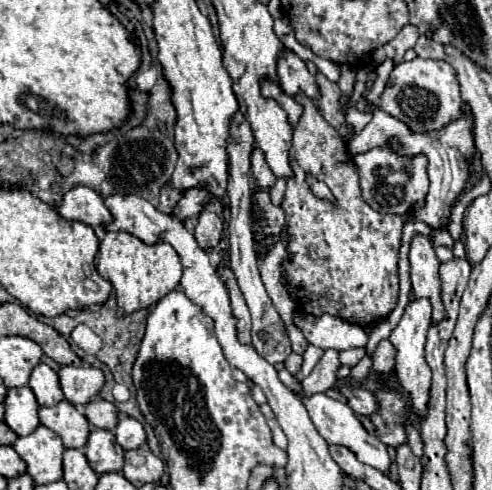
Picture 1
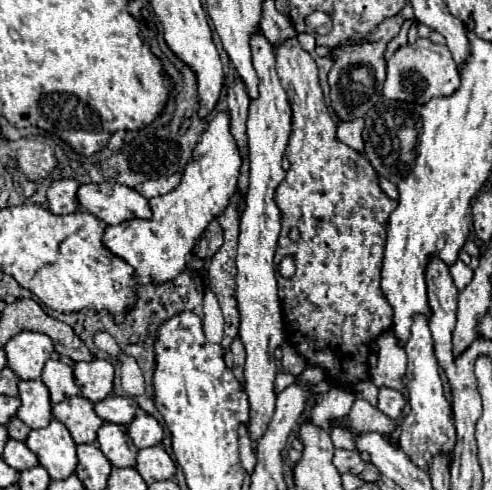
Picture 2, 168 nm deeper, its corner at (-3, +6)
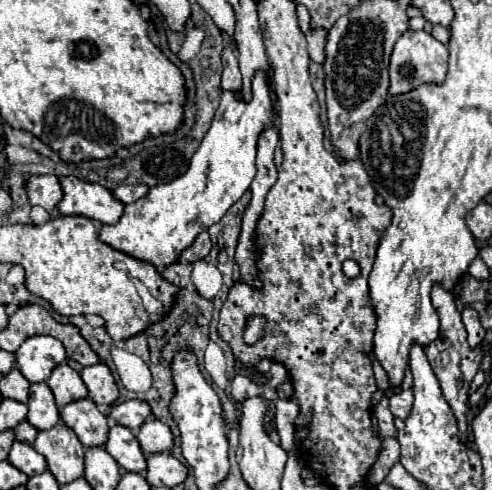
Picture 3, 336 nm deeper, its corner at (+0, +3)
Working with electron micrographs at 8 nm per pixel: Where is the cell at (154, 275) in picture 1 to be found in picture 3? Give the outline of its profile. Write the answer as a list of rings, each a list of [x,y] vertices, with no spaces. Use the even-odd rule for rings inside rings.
[[[257,71],[251,81],[253,99],[245,103],[241,91],[223,91],[219,109],[213,117],[211,129],[195,151],[189,171],[179,179],[151,187],[145,197],[125,205],[121,219],[115,225],[103,225],[99,239],[117,251],[135,259],[149,261],[157,269],[175,263],[183,249],[187,249],[205,225],[217,223],[227,209],[241,199],[255,177],[255,155],[259,135],[275,127],[277,115],[271,99],[271,71]]]

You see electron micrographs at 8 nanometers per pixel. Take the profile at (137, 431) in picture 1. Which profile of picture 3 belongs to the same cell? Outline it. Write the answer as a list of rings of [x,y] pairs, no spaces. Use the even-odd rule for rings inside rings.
[[[147,419],[139,433],[137,433],[137,439],[139,439],[139,445],[141,449],[147,453],[147,455],[153,455],[153,453],[169,453],[173,449],[173,443],[175,443],[175,437],[171,433],[171,429],[161,423],[159,419]]]

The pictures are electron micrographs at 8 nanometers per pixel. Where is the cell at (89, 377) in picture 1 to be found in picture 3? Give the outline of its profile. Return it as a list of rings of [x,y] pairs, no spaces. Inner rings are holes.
[[[97,363],[97,365],[91,365],[91,367],[85,367],[81,371],[81,377],[89,389],[89,397],[101,405],[101,407],[109,407],[117,401],[119,397],[119,389],[117,389],[117,383],[113,379],[113,373],[111,369],[105,365],[105,363]]]

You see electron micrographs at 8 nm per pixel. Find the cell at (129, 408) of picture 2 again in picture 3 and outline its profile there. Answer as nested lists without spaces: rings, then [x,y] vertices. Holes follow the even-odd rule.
[[[131,399],[131,401],[125,401],[125,403],[119,403],[119,405],[113,405],[111,407],[111,413],[109,413],[119,425],[125,425],[129,429],[139,429],[147,417],[151,417],[151,407],[149,403],[145,401],[139,401],[139,399]]]

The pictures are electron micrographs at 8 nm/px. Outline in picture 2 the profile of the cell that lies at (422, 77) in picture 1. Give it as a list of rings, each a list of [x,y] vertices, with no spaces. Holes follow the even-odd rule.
[[[418,38],[412,46],[402,46],[388,60],[388,78],[384,80],[382,96],[388,100],[428,104],[428,100],[438,96],[452,96],[460,86],[458,66],[454,64],[446,46],[432,44],[426,38]]]

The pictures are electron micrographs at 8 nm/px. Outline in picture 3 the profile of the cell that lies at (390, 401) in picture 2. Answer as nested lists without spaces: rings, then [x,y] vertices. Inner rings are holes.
[[[401,391],[397,395],[391,395],[391,413],[399,419],[407,419],[411,413],[411,405],[413,405],[413,391]]]

